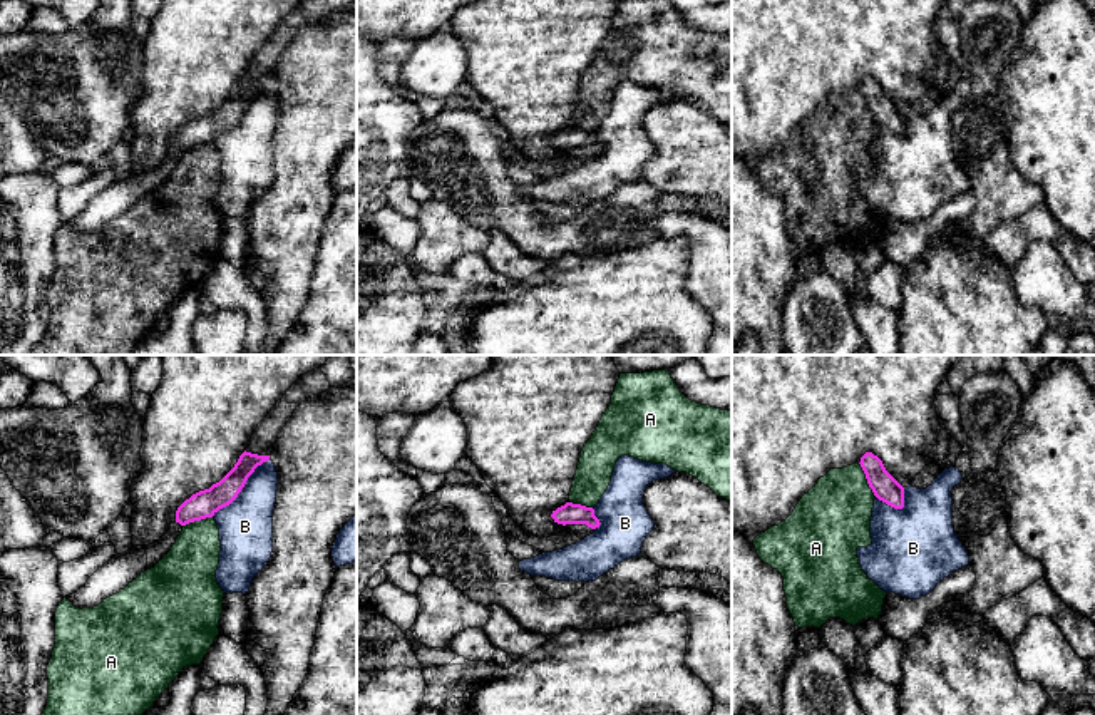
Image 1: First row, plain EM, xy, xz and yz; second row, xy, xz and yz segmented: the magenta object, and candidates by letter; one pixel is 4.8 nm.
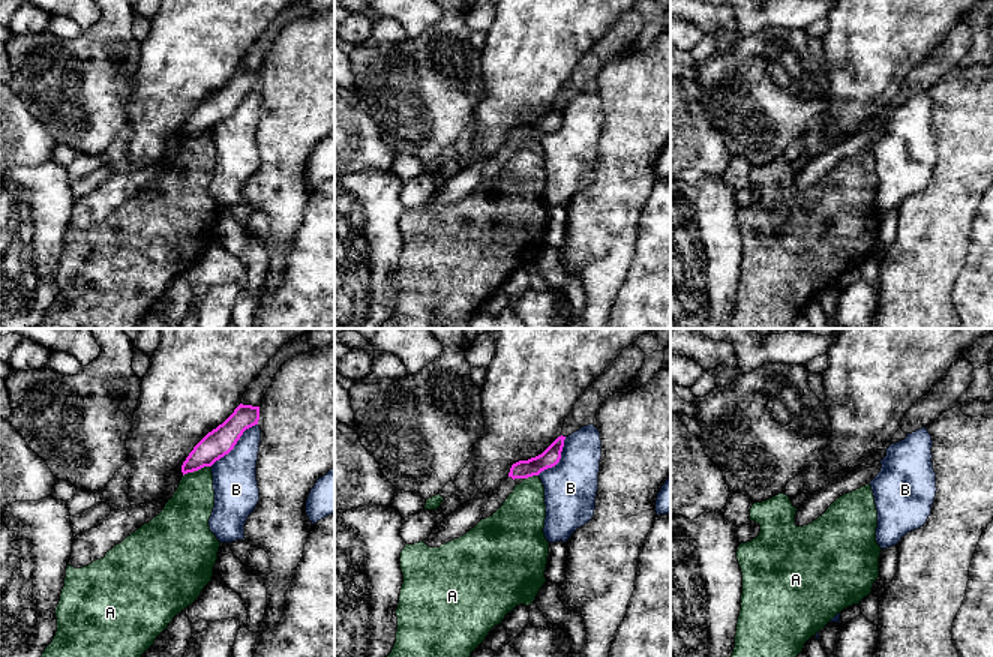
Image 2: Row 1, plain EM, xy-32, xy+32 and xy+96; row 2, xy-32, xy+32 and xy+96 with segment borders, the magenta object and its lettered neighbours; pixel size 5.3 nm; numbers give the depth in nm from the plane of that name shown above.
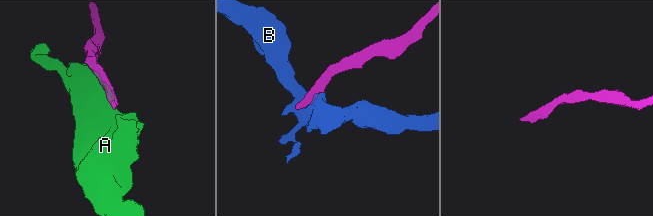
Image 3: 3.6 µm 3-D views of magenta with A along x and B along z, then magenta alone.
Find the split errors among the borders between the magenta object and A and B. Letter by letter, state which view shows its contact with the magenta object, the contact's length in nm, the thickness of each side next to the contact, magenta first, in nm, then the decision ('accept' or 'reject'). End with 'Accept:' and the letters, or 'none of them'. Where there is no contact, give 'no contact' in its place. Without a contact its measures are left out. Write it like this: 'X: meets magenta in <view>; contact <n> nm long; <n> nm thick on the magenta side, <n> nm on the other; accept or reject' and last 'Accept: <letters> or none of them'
A: meets magenta in yz; contact 190 nm long; 120 nm thick on the magenta side, 360 nm on the other; reject
B: meets magenta in xy; contact 400 nm long; 130 nm thick on the magenta side, 260 nm on the other; reject
Accept: none of them

